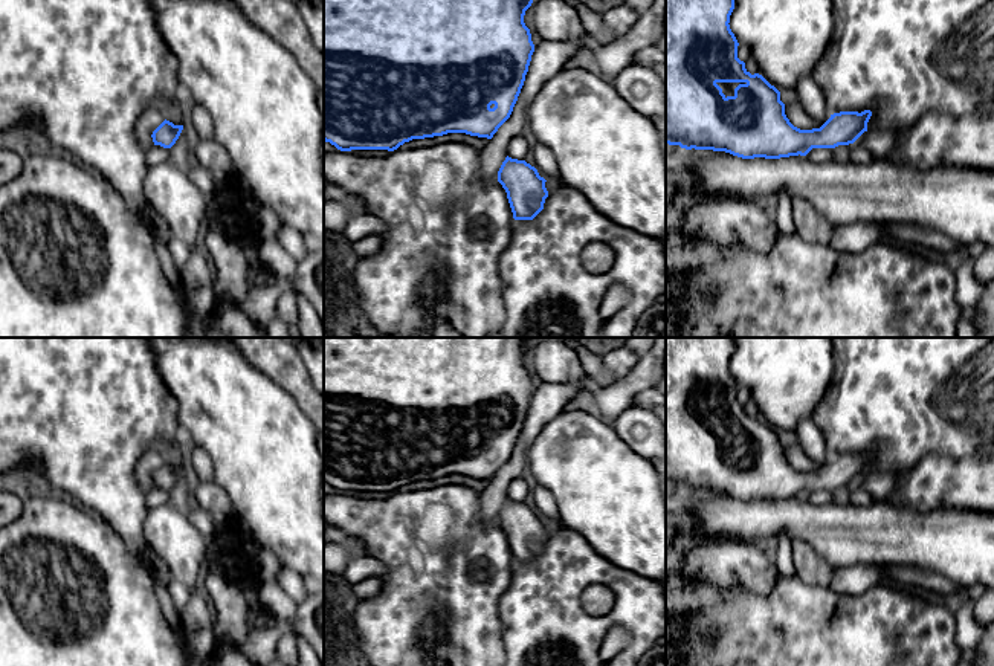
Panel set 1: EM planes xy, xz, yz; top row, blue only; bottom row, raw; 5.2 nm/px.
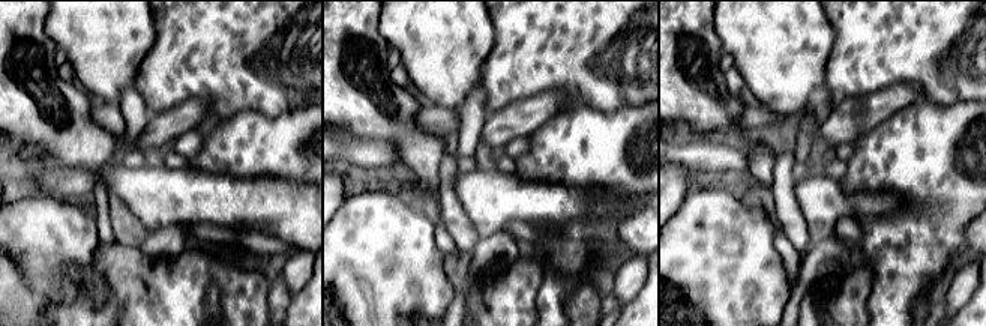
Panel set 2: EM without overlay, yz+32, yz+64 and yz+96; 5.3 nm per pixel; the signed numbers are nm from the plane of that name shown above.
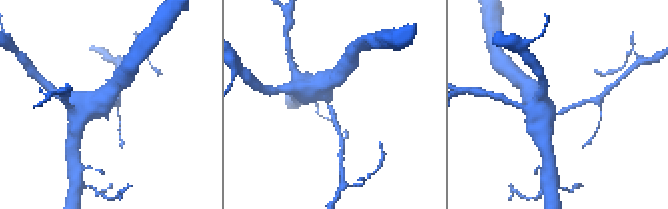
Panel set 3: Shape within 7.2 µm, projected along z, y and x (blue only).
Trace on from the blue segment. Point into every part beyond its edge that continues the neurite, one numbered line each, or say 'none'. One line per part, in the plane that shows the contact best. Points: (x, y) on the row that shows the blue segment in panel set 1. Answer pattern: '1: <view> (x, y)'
none

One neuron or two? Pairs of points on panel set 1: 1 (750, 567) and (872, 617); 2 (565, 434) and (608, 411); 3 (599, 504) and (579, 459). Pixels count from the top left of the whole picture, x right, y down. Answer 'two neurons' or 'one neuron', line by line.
1: two neurons
2: two neurons
3: one neuron

